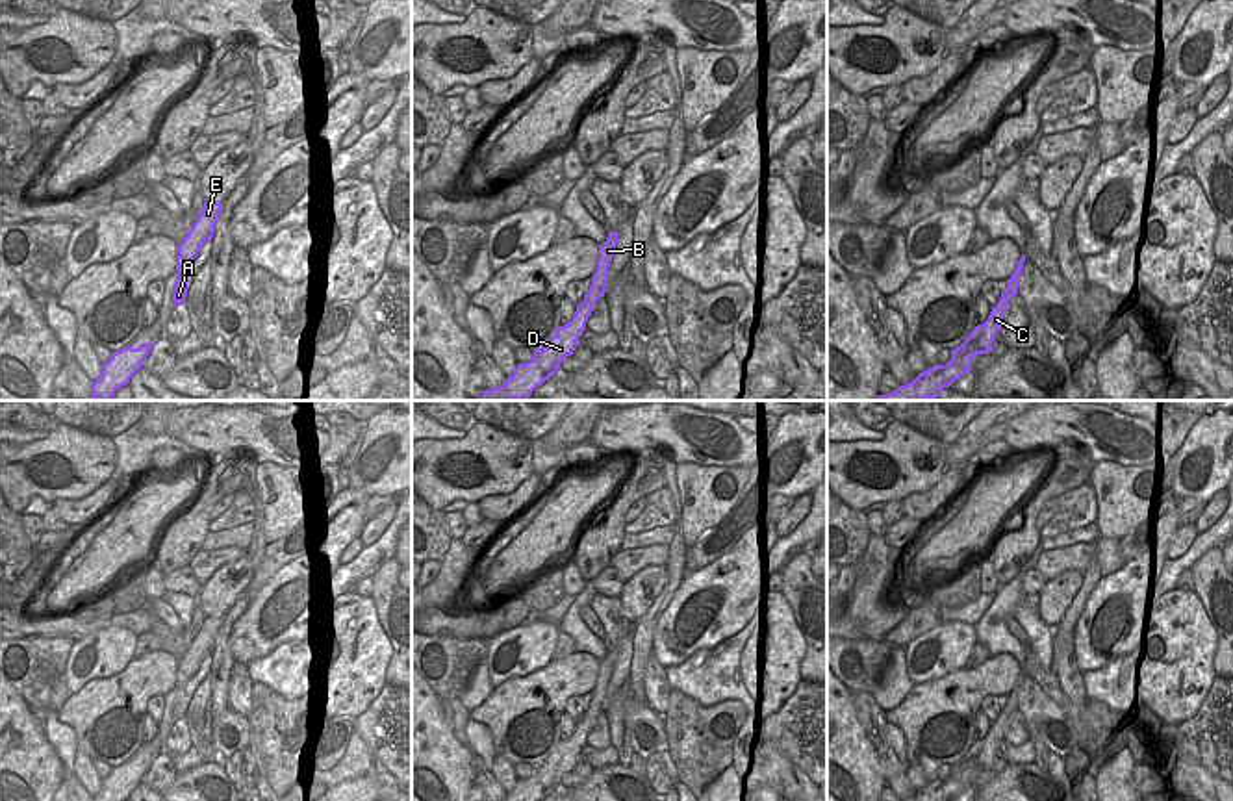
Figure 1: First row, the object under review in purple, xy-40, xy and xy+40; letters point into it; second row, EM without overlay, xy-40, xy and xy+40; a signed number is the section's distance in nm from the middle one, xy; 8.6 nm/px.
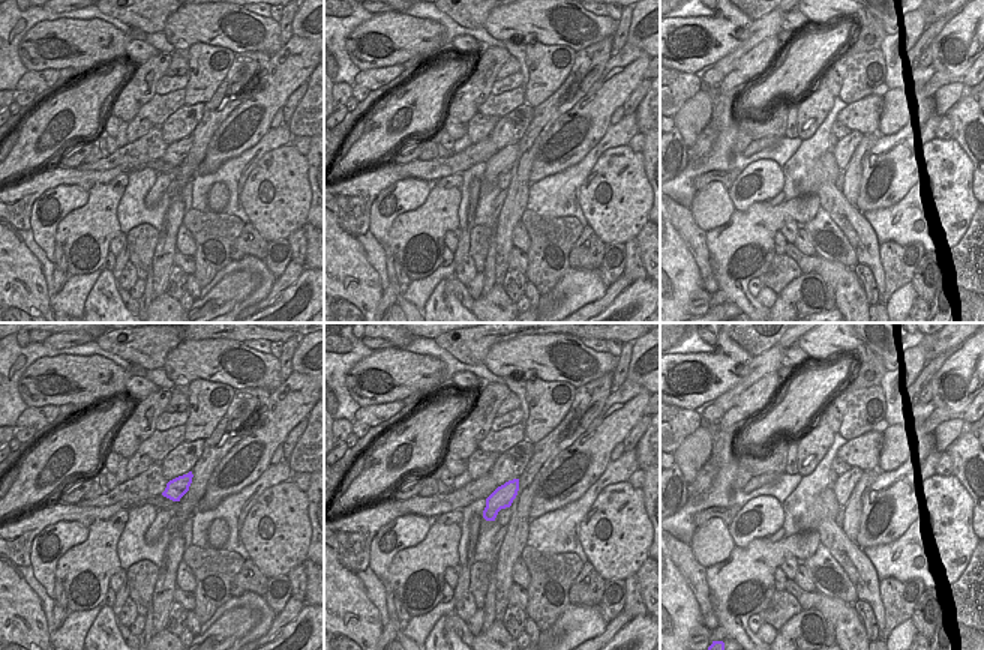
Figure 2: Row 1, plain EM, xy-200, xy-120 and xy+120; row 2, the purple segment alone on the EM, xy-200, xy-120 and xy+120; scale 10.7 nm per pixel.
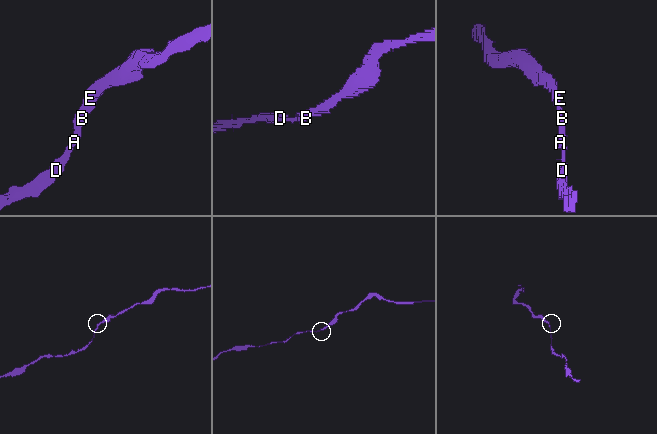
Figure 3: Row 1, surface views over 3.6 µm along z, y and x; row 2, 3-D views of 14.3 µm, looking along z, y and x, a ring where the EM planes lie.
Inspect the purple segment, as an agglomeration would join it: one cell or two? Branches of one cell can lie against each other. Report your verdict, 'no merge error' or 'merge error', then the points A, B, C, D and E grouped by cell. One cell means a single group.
no merge error; A B C D E

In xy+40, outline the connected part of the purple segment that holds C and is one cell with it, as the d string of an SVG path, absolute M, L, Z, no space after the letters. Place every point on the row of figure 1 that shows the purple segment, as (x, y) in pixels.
M1022 254L1014 273L1007 280L999 302L992 308L988 319L975 326L964 343L951 350L951 360L946 365L933 365L920 373L912 382L899 386L894 393L879 395L875 400L925 400L936 399L944 388L949 388L957 378L972 371L972 360L977 354L988 354L992 341L999 332L1009 300L1018 295L1020 274L1025 256Z

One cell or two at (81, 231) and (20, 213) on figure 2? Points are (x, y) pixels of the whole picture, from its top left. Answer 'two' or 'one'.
two

